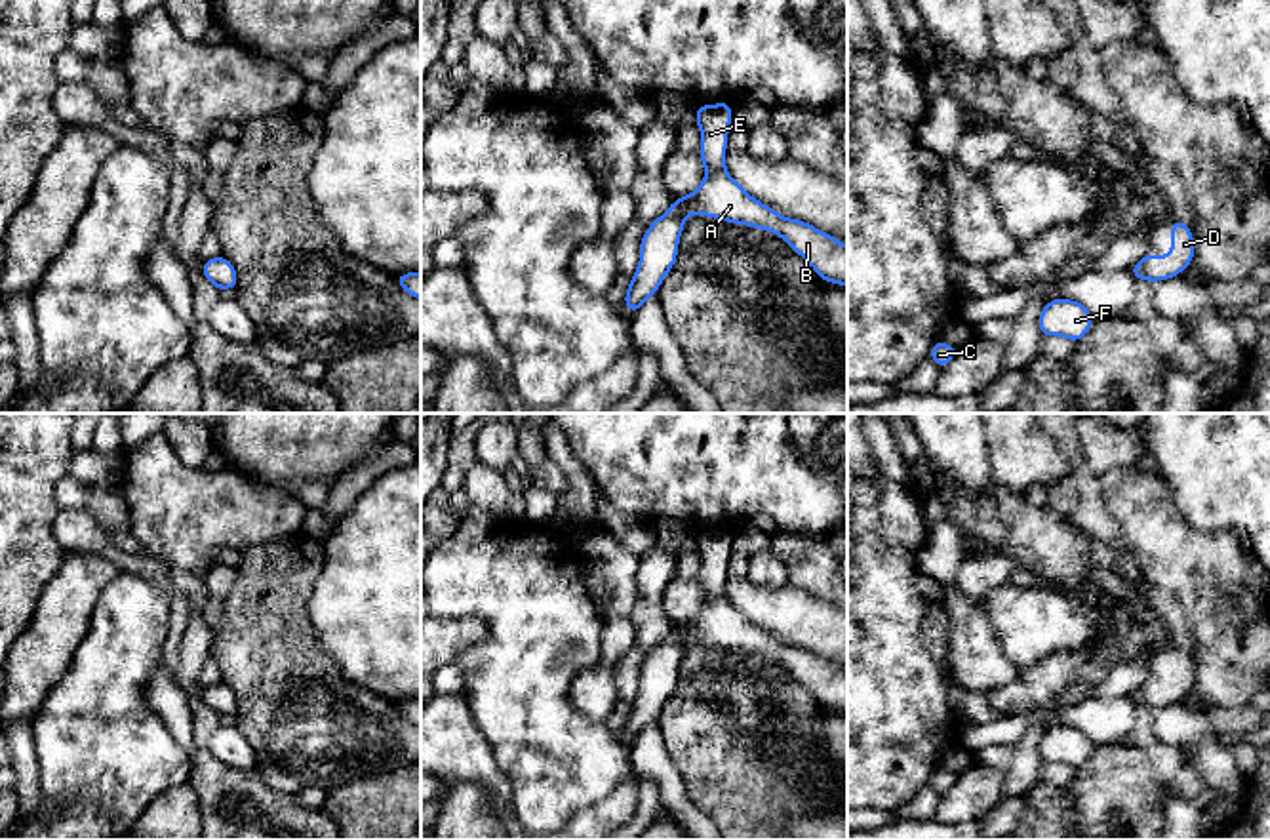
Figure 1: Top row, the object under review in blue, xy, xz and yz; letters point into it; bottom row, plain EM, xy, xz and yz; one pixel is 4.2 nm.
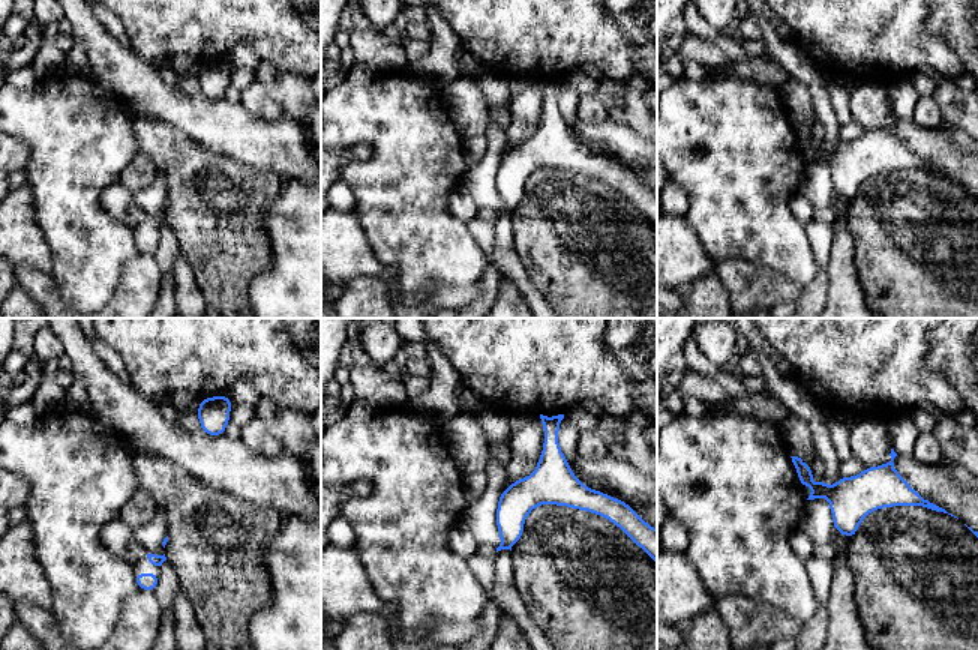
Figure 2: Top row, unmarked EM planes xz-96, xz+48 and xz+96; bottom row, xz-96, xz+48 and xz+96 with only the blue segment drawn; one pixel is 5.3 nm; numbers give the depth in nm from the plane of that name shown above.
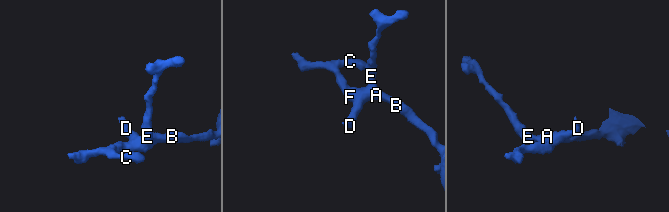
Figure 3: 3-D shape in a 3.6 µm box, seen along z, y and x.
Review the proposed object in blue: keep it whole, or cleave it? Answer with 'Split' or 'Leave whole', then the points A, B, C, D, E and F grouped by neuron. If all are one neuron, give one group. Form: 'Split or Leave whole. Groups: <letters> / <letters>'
Leave whole. Groups: A B C D E F

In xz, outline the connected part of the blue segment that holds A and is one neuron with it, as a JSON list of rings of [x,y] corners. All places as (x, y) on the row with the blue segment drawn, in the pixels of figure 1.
[[[731,101],[701,103],[693,120],[701,130],[699,156],[704,181],[685,196],[670,202],[642,234],[640,263],[625,291],[625,309],[636,314],[659,291],[676,265],[678,242],[687,215],[699,213],[725,223],[762,229],[783,238],[824,282],[847,288],[847,246],[817,227],[788,219],[762,204],[733,181],[725,168]]]

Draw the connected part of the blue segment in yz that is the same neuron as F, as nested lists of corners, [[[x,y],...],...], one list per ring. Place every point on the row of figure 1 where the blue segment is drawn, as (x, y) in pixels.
[[[1051,299],[1042,307],[1038,330],[1042,335],[1059,335],[1078,343],[1089,333],[1093,320],[1093,314],[1083,303]]]

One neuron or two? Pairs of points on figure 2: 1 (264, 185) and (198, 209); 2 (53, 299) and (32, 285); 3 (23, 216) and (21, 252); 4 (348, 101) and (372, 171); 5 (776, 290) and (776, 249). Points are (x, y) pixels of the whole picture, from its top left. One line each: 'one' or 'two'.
1: one
2: one
3: one
4: one
5: two

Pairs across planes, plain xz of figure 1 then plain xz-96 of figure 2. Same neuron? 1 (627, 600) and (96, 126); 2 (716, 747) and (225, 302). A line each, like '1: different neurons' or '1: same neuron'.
1: different neurons
2: same neuron

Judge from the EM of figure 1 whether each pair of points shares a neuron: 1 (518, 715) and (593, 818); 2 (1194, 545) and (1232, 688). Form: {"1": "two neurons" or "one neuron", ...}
{"1": "two neurons", "2": "one neuron"}

